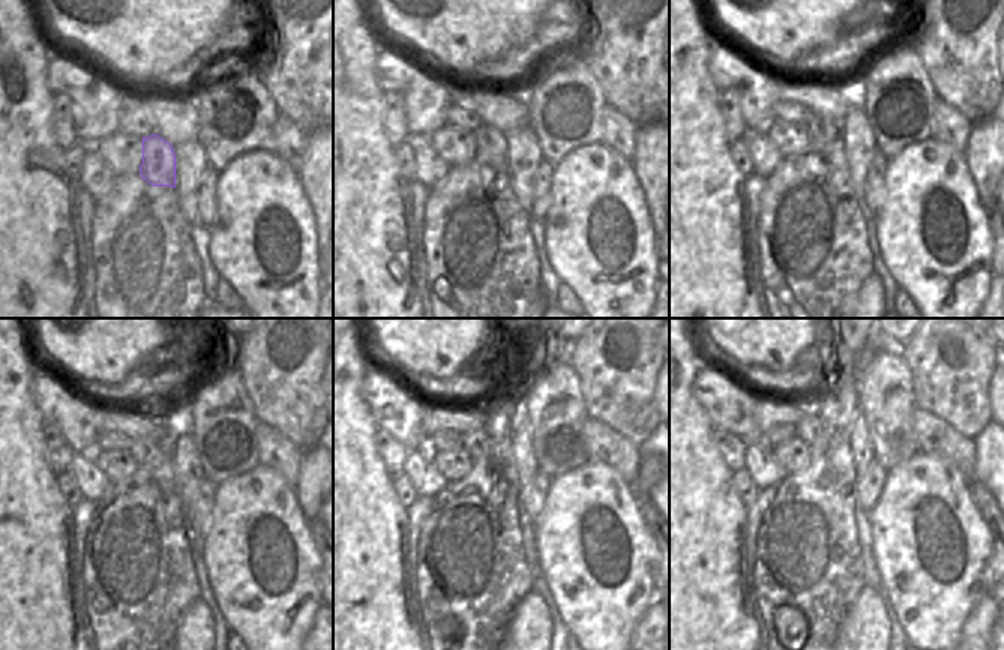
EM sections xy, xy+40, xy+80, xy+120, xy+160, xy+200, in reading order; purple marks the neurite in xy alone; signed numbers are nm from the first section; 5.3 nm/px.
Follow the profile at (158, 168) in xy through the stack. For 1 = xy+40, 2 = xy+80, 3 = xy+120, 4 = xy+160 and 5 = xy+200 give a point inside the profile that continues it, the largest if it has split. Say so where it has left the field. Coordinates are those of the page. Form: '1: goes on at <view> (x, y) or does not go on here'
1: goes on at xy+40 (491, 149)
2: goes on at xy+80 (821, 132)
3: goes on at xy+120 (138, 448)
4: goes on at xy+160 (473, 442)
5: goes on at xy+200 (806, 430)

